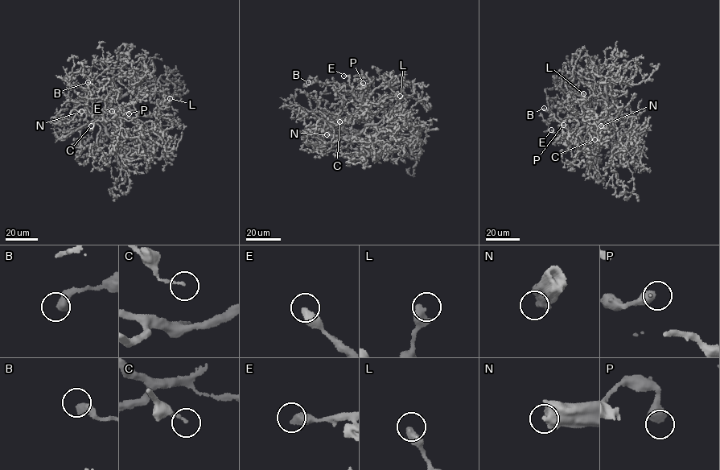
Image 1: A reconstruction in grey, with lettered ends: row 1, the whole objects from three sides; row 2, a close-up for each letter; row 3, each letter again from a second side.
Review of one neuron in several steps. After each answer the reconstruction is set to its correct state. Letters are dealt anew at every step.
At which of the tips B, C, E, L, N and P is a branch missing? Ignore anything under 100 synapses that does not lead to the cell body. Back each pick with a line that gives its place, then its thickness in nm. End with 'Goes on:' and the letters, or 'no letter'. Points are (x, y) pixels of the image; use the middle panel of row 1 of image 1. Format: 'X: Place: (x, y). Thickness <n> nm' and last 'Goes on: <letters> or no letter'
N: Place: (327, 134). Thickness 650 nm
Goes on: N

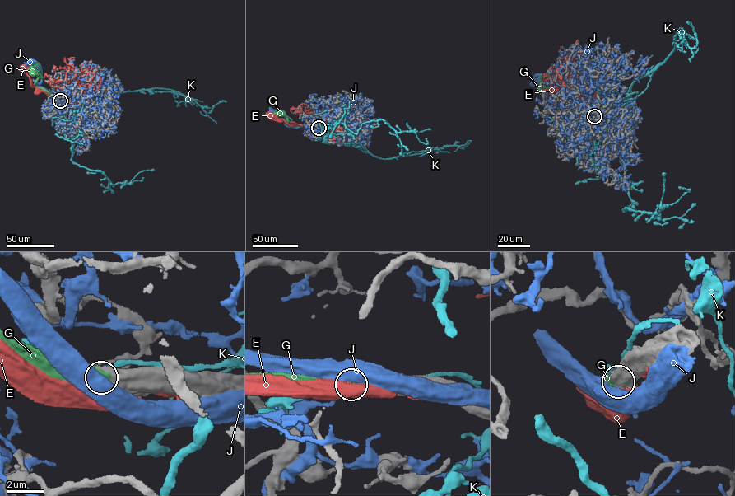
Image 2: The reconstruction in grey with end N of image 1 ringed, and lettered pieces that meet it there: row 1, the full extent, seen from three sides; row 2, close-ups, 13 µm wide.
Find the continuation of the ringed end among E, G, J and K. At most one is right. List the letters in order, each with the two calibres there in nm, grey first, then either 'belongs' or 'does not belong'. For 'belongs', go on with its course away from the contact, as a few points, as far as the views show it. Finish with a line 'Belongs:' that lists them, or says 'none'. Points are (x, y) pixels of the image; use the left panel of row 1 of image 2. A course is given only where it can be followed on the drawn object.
E: calibres 600 and 600 nm; does not belong
G: calibres 900 and 750 nm; belongs; course (60, 101), (38, 87), (34, 83), (39, 76), (33, 72)
J: calibres 850 and 850 nm; does not belong
K: calibres 850 and 280 nm; does not belong
Belongs: G

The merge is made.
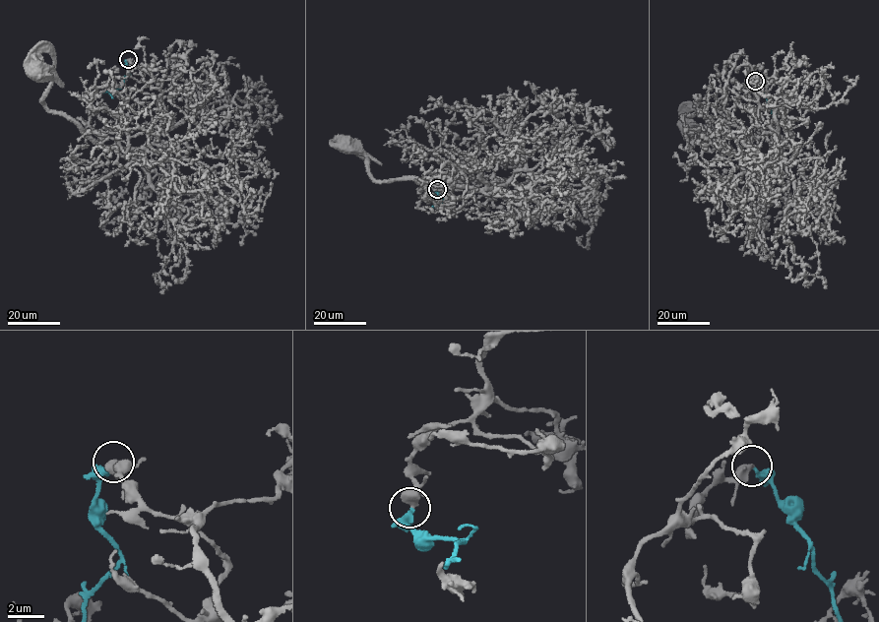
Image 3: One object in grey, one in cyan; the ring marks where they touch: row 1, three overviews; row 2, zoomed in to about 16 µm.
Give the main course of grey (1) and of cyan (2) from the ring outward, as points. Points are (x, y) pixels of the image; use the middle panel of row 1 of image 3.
1: (437, 190), (449, 166), (468, 161), (498, 179), (480, 189), (377, 181), (366, 156), (345, 144)
2: (437, 190), (445, 197), (431, 210)

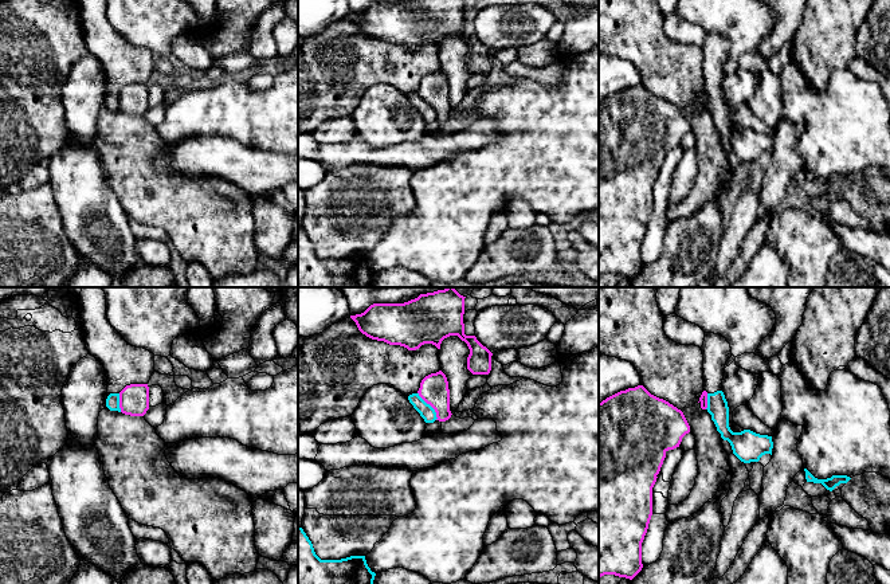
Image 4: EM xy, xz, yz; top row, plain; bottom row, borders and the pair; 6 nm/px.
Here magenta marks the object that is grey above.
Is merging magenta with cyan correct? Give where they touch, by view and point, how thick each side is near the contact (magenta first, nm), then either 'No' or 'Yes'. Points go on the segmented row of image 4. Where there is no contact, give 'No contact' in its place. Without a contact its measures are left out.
Touches magenta at xz (430, 404). Thickness 180 nm (magenta) against 90 nm. No

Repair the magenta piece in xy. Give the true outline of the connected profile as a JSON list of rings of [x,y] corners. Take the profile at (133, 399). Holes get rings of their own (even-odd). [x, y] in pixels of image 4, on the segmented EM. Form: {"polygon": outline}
{"polygon": [[[130,384],[119,392],[121,412],[130,416],[144,416],[149,409],[148,384]]]}

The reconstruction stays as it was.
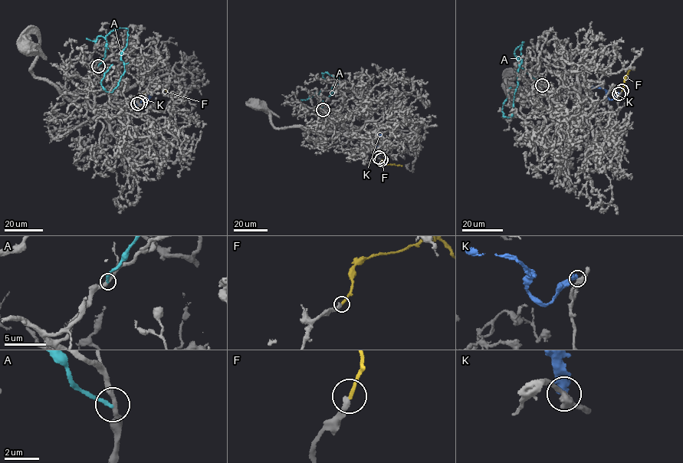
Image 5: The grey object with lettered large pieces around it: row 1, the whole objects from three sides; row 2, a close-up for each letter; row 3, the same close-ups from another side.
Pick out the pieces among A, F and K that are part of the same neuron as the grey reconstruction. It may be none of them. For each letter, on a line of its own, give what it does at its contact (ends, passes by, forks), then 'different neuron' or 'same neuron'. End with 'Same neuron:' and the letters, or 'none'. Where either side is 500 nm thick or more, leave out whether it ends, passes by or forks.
A: it ends; different neuron
F: it ends; same neuron
K: it ends; different neuron
Same neuron: F

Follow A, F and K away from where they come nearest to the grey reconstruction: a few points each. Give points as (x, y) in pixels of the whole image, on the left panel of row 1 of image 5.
A: (98, 66), (106, 37), (126, 27), (124, 73), (106, 92), (100, 81), (112, 64)
F: (140, 102), (142, 94), (148, 91), (162, 87), (168, 92)
K: (137, 103), (135, 106), (149, 98), (149, 93)

